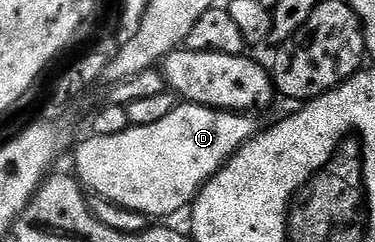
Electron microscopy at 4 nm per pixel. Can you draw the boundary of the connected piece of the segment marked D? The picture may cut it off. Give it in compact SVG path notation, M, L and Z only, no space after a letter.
M180 103L166 119L153 123L151 127L131 126L118 135L88 138L76 149L75 176L81 182L92 181L91 192L105 197L116 205L130 211L143 213L149 219L168 217L179 209L187 210L200 194L200 189L227 161L258 132L255 116L248 113L229 113L226 109L211 109L205 105Z

